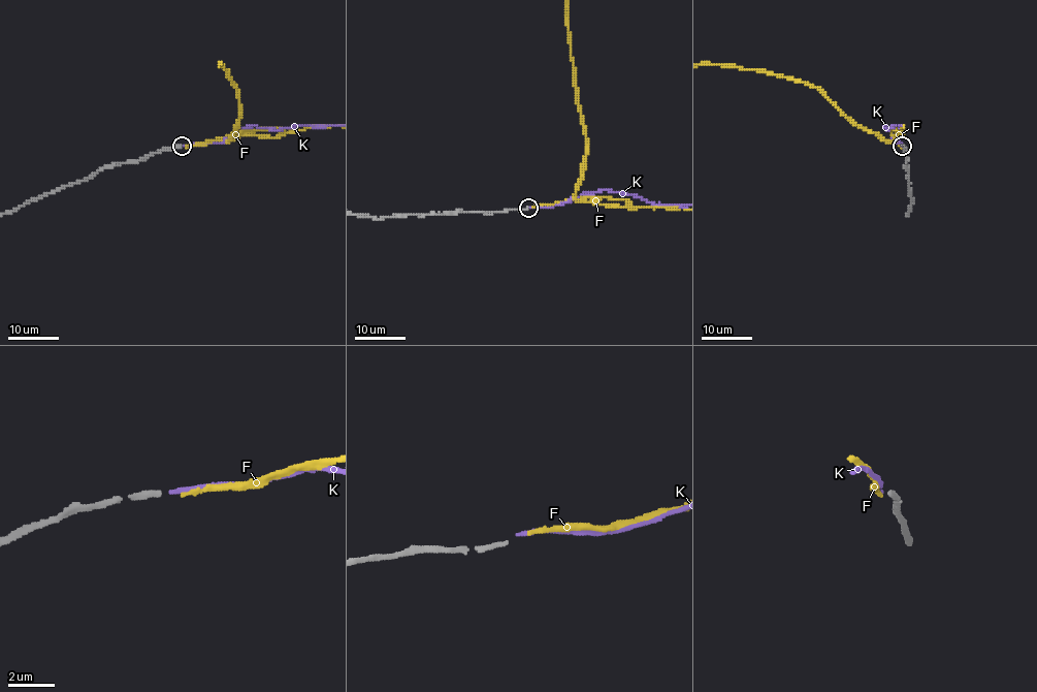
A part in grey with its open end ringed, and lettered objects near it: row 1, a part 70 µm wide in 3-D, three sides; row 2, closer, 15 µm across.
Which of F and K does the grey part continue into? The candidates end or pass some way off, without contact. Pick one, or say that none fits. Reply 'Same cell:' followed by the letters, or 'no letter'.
Same cell: no letter

